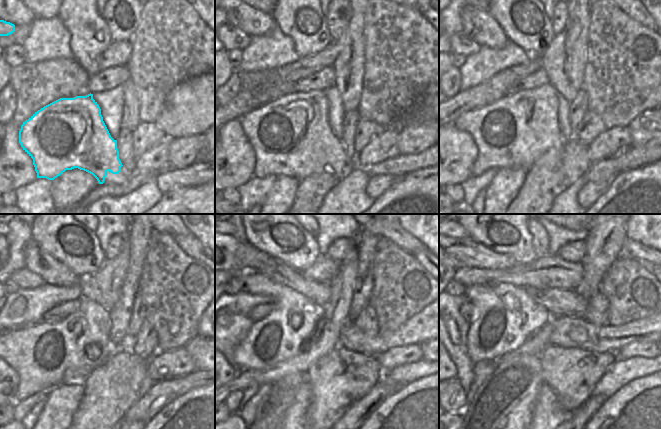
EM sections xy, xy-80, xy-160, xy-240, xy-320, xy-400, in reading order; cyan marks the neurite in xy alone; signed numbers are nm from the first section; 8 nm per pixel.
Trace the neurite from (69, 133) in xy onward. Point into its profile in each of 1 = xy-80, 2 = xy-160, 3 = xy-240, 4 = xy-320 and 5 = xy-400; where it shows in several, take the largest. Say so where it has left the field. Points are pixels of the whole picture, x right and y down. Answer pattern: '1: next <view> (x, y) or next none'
1: next xy-80 (291, 136)
2: next xy-160 (513, 132)
3: next xy-240 (44, 355)
4: next xy-320 (272, 340)
5: next xy-400 (504, 317)

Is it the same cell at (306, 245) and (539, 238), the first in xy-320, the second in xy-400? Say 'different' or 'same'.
different

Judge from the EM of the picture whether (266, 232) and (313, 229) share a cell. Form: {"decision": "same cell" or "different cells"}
{"decision": "different cells"}

